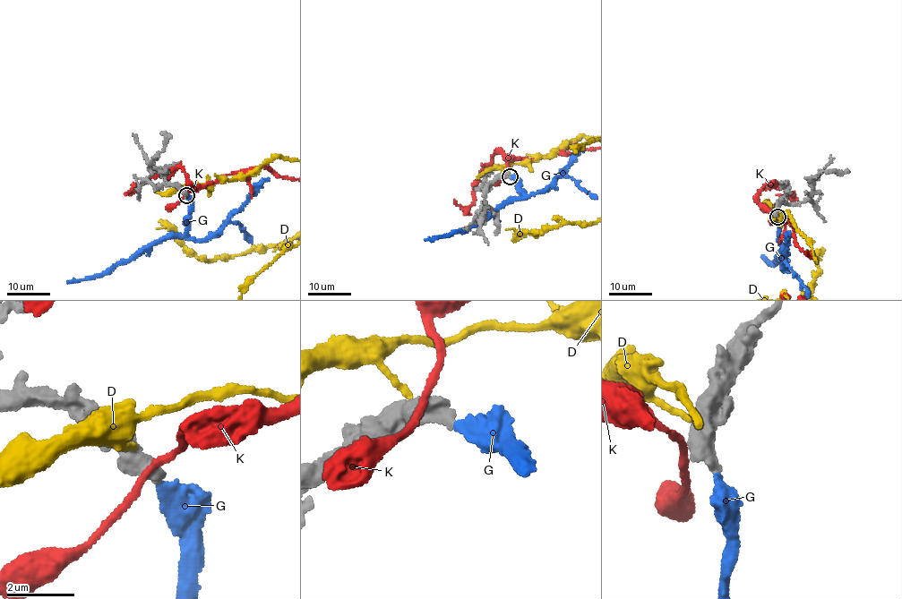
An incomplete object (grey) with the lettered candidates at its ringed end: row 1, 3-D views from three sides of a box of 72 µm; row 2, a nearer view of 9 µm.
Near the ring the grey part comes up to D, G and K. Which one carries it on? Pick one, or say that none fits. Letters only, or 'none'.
G

